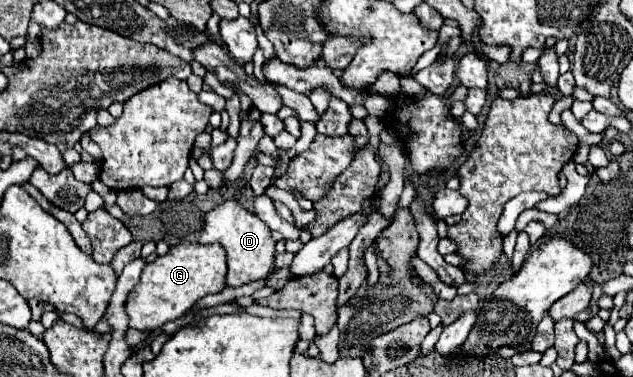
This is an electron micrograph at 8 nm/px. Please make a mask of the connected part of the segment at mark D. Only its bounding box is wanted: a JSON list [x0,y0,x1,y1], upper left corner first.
[199,200,275,286]

